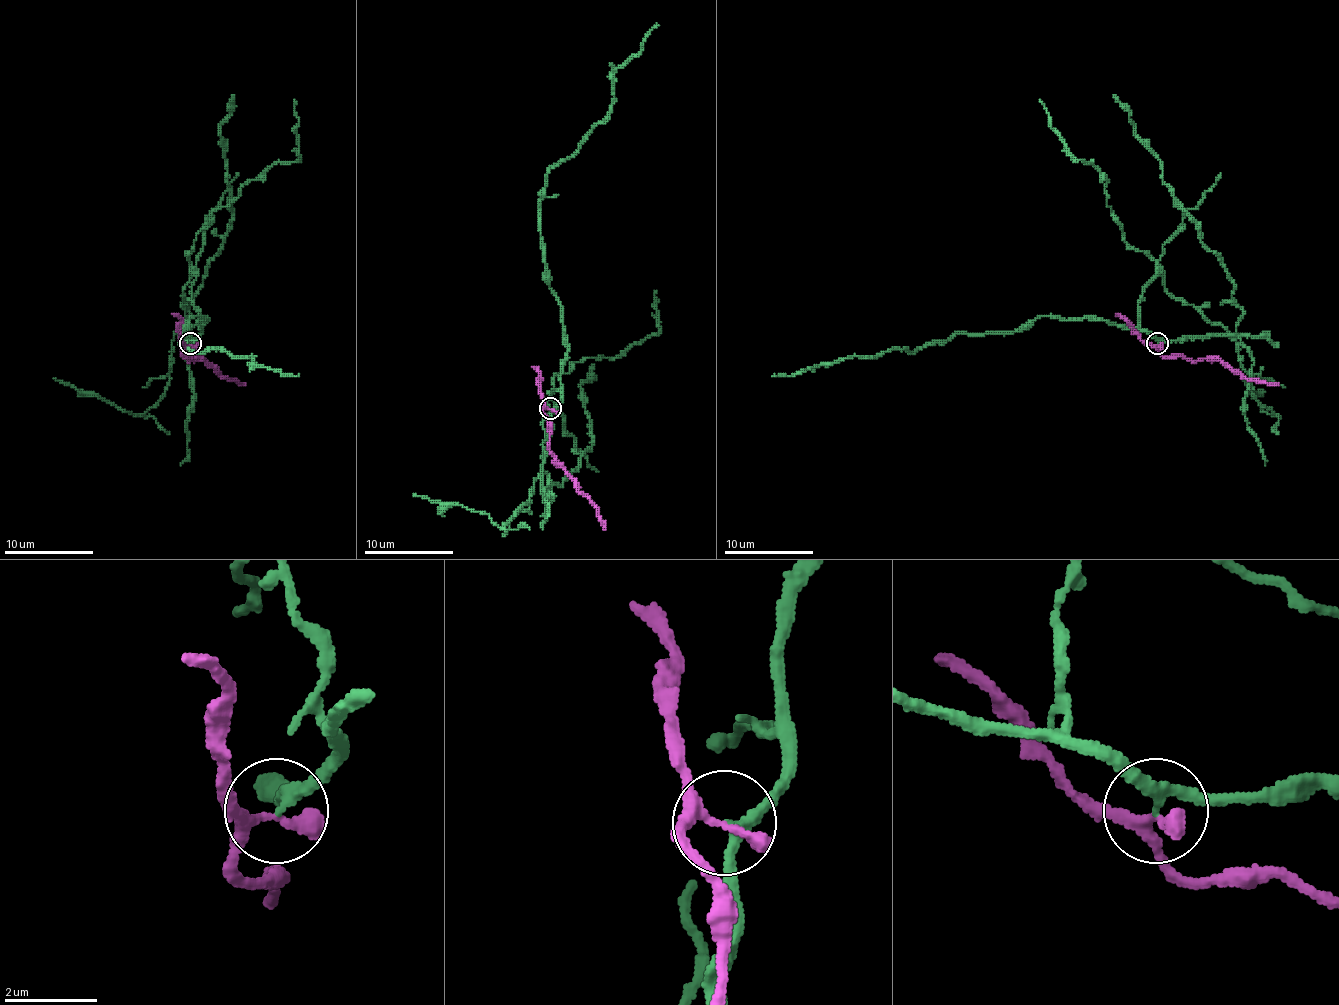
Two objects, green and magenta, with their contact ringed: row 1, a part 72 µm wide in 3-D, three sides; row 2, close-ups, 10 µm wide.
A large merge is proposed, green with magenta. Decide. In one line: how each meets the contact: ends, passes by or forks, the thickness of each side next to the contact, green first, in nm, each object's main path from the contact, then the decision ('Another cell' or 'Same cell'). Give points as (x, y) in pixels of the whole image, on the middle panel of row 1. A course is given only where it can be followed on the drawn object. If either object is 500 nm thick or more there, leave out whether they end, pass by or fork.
At the ring green passes by. At the ring magenta passes by. Thickness 200 nm (green) against 240 nm. Course of green: (549, 409), (567, 355), (545, 264), (543, 188), (605, 119), (614, 72), (659, 25). Course of magenta: (549, 409), (545, 407), (543, 411), (549, 454), (585, 496), (605, 529). Another cell

